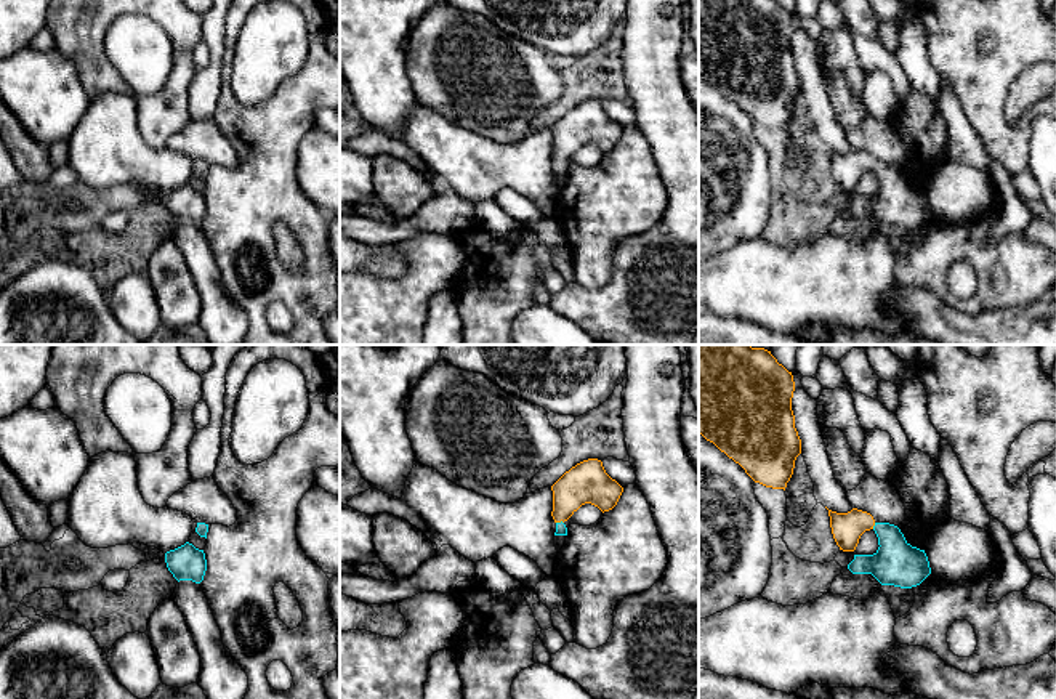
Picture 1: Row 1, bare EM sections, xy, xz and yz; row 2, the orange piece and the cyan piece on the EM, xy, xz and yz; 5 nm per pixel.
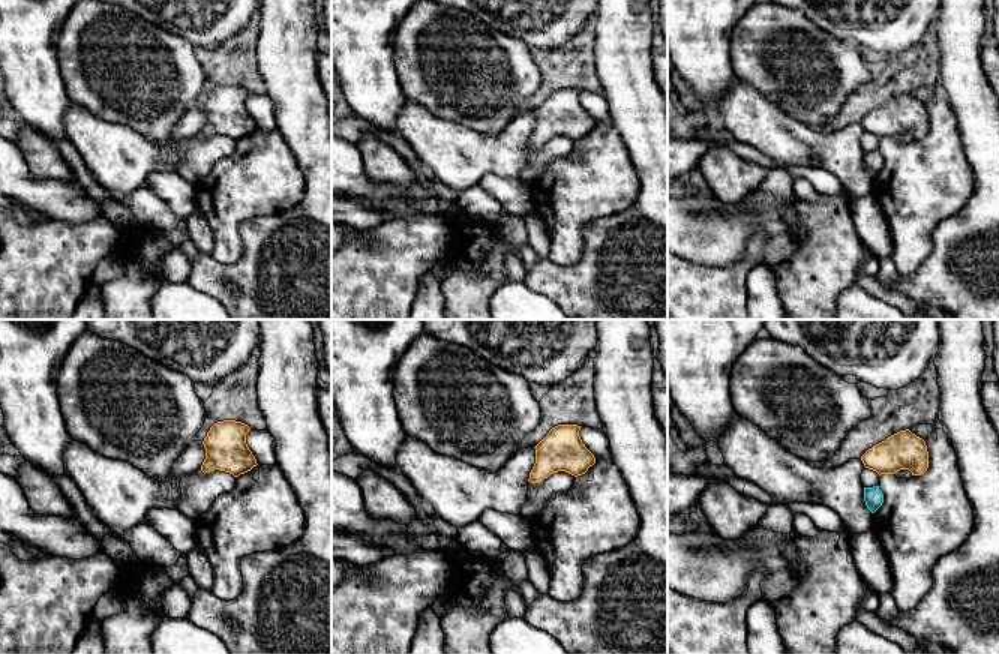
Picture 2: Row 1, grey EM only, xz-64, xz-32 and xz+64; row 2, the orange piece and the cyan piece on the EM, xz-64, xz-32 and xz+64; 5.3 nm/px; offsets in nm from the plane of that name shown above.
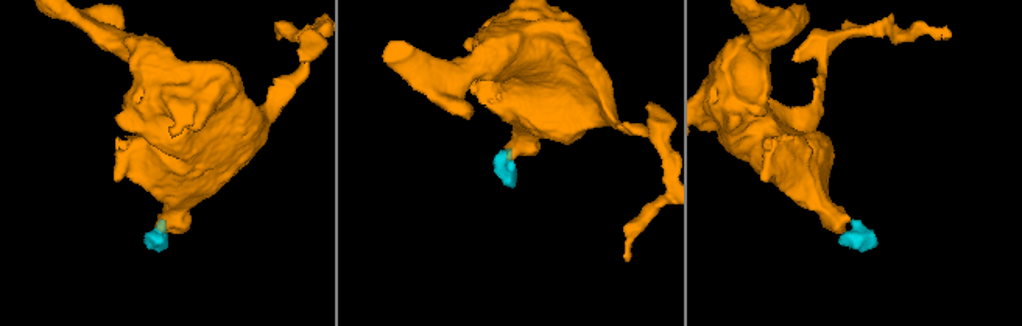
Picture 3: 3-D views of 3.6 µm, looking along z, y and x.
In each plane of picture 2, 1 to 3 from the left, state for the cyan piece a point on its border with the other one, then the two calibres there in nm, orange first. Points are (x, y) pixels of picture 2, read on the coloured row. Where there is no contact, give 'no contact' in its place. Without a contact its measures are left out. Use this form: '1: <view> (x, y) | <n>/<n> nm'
1: no contact
2: no contact
3: no contact

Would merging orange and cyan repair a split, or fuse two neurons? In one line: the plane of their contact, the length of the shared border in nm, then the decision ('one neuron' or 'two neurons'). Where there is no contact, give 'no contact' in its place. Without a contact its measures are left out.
yz | 40 nm | one neuron

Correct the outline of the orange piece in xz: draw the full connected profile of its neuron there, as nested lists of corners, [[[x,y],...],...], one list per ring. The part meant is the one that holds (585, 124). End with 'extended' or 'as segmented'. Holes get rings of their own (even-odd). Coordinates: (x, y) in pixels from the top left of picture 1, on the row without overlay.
[[[588,99],[566,112],[553,127],[554,176],[567,176],[566,162],[585,144],[598,147],[603,154],[612,151],[623,128],[612,120],[603,103]]]; extended

